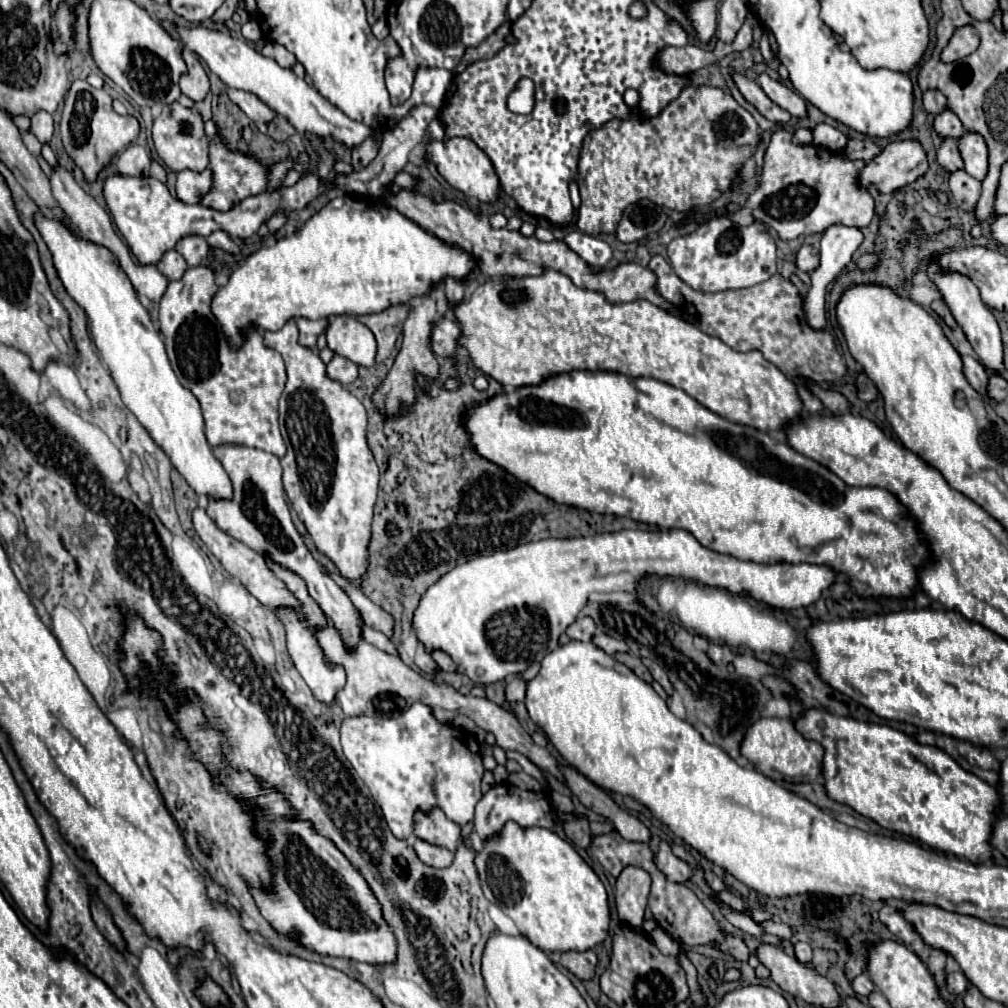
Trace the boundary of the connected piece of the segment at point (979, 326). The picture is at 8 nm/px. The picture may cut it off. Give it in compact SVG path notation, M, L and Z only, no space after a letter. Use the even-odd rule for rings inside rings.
M927 264L927 270L929 270L931 280L937 284L939 292L943 294L945 304L951 308L953 318L957 320L957 324L959 324L959 326L963 328L963 332L967 334L967 340L971 342L971 346L973 346L977 358L981 360L981 364L983 364L987 370L991 370L993 374L1003 376L1003 374L1005 374L1005 366L1003 366L1003 342L1001 342L999 324L997 324L997 320L993 318L991 310L983 304L983 300L981 300L981 296L979 296L979 290L975 288L975 284L973 284L969 278L965 278L965 276L961 276L961 274L957 274L957 272L949 272L949 274L941 272L937 264Z

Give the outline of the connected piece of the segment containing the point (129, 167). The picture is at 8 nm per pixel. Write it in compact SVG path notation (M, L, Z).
M131 144L117 160L117 172L125 176L149 176L149 166L151 156L139 144Z

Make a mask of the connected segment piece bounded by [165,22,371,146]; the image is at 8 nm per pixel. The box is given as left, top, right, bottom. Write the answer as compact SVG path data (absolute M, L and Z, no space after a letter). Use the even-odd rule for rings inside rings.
M173 22L165 24L165 30L177 38L183 48L195 52L205 64L209 66L211 72L215 72L227 86L251 92L259 96L271 110L275 110L279 116L287 118L297 132L305 134L317 134L317 136L333 136L337 142L347 144L347 146L357 146L361 144L369 134L371 128L347 118L337 106L333 106L327 98L323 98L313 86L309 86L303 78L295 76L291 70L281 68L277 62L271 58L265 58L263 54L255 52L251 46L247 46L243 40L237 40L225 32L205 28L205 26L177 26Z

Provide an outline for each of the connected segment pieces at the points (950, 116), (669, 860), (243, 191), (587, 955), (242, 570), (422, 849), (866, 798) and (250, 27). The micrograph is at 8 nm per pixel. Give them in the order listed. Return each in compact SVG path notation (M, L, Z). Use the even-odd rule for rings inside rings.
M945 108L945 110L939 112L939 114L935 114L933 126L935 126L935 130L937 130L937 134L939 134L941 138L951 136L951 138L957 140L957 138L961 138L961 134L965 132L961 120L959 120L957 114L953 114L953 110L949 110L949 108Z
M661 842L659 844L659 850L655 852L655 866L667 876L667 880L671 880L671 882L677 882L677 884L685 884L687 880L691 880L693 878L693 870L691 870L691 866L687 864L687 862L683 862L683 860L679 860L673 852L671 852L671 848L669 848L669 844L667 842Z
M209 120L205 122L205 132L211 140L211 148L209 148L209 158L211 158L211 170L213 170L213 188L209 190L209 194L201 200L203 206L209 206L209 208L215 208L215 210L229 210L231 204L235 202L241 202L249 196L255 196L255 194L261 194L265 192L267 188L267 174L265 174L265 168L249 158L249 156L243 156L243 154L235 154L235 152L229 152L217 138L217 128L215 124Z
M593 950L587 952L565 952L561 954L561 966L565 966L579 980L591 980L595 976L597 956Z
M197 508L197 510L193 512L193 526L195 526L195 532L201 536L201 540L207 544L207 548L213 552L213 556L223 564L223 568L225 568L233 578L237 578L263 606L271 608L273 612L277 612L277 610L281 610L281 608L295 608L295 610L301 608L301 602L295 598L295 594L285 586L283 580L279 580L279 578L271 572L271 568L267 566L267 560L265 560L261 554L249 550L245 544L241 544L241 542L237 542L235 538L231 538L229 534L221 532L221 530L217 528L217 524L205 514L203 508Z
M415 840L413 848L417 850L417 856L419 856L427 866L447 868L447 866L453 862L453 852L449 852L449 850L441 848L441 846L429 846L427 842Z
M825 708L803 710L795 720L795 730L803 738L815 740L825 748L823 786L831 800L853 808L857 814L877 822L887 830L911 836L929 844L931 848L955 854L969 862L985 862L991 858L989 834L995 820L993 802L997 802L997 794L993 794L993 786L957 766L957 762L943 750L937 750L935 746L923 746L889 726L835 716Z
M252 20L242 26L242 34L248 41L257 42L262 38L262 30L257 21Z

